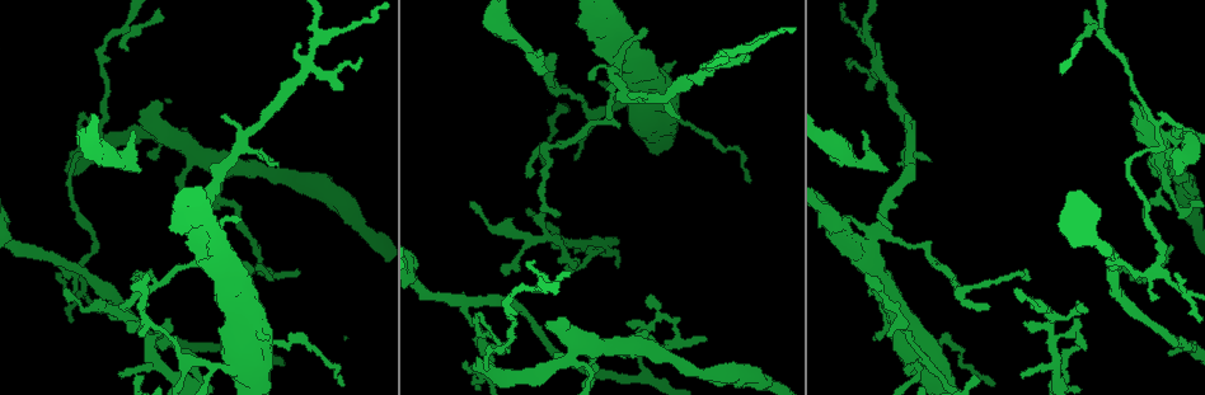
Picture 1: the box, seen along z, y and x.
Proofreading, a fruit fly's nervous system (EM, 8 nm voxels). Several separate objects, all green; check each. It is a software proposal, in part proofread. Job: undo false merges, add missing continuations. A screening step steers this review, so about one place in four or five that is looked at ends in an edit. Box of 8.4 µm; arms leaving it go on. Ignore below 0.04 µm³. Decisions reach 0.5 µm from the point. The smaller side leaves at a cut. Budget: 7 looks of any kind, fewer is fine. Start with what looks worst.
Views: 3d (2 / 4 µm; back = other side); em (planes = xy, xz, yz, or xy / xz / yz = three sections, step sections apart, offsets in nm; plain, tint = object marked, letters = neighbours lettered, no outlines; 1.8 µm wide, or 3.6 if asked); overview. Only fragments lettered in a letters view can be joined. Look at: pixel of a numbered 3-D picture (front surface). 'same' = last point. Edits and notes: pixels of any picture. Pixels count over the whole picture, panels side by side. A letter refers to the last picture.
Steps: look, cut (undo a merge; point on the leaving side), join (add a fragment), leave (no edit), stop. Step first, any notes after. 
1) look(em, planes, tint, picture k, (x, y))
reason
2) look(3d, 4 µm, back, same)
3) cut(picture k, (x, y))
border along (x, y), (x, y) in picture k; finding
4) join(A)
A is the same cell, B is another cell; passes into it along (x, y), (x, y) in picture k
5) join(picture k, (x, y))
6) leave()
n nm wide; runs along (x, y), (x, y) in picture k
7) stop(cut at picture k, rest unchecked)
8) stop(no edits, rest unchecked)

look(3d, 2 µm, picture 1, (539, 48))
branch stops here

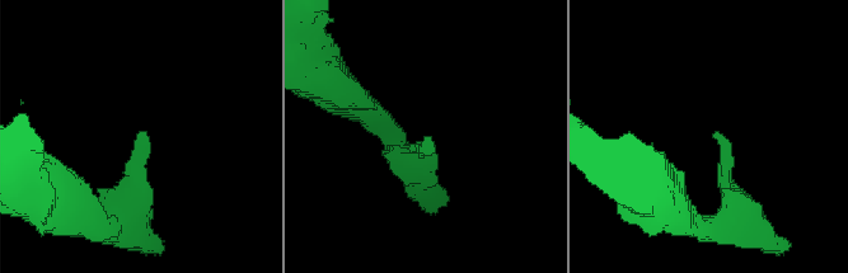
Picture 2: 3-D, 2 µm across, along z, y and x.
look(em, xy, step 4, letters, picture 2, (715, 133))
now the EM

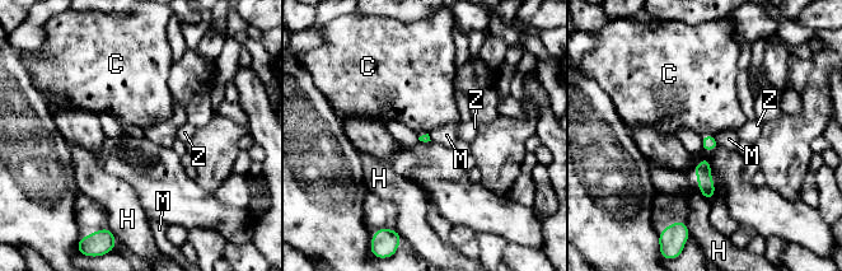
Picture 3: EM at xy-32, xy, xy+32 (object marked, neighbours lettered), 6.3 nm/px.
look(em, planes, letters, same)
another direction

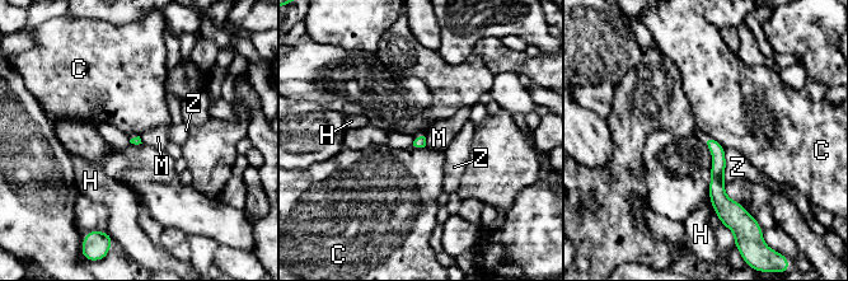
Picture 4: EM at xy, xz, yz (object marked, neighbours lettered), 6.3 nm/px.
leave()
C, H, M and Z are other cells; border along (713, 209), (721, 223) in picture 4; no lettered fragment goes on from it

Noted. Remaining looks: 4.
look(em, planes, letters, picture 1, (1087, 310))
thin end

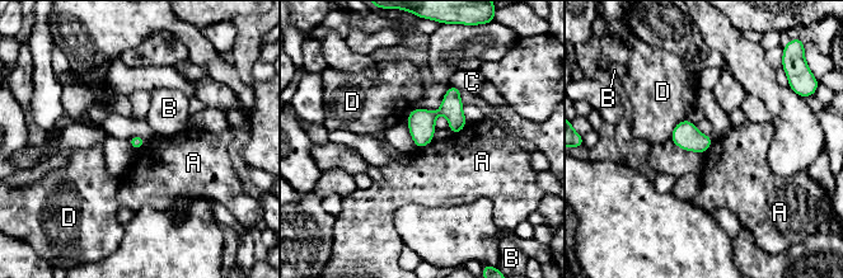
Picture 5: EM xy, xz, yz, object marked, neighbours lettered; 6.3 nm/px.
leave()
80 nm wide; A, B, C and D are other cells; border along (467, 122), (460, 131), (453, 135) in picture 5; no lettered fragment goes on from it

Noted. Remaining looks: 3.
look(em, planes, tint, picture 1, (872, 261))
branch point

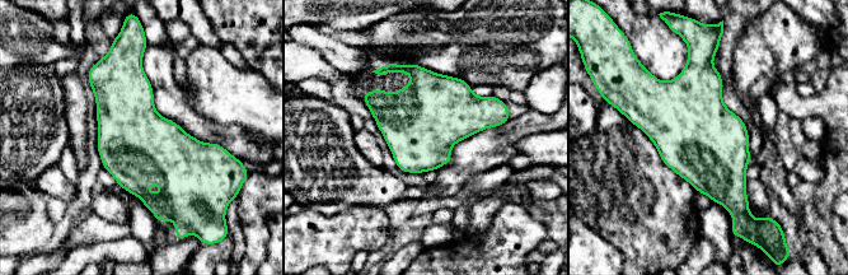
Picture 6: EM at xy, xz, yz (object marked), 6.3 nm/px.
look(em, planes, letters, same)
see the neighbours

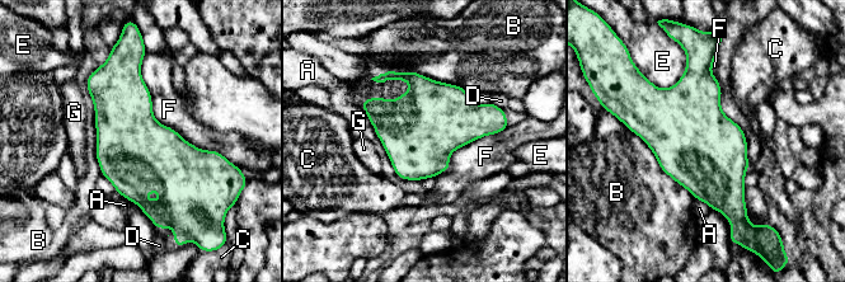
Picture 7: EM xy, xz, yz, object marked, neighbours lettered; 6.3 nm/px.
leave()
A, B, C, D, E, F and G are other cells; border along (145, 53), (154, 117), (226, 159) in picture 7; one cell here

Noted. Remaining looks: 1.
stop(no edits, rest unchecked)

